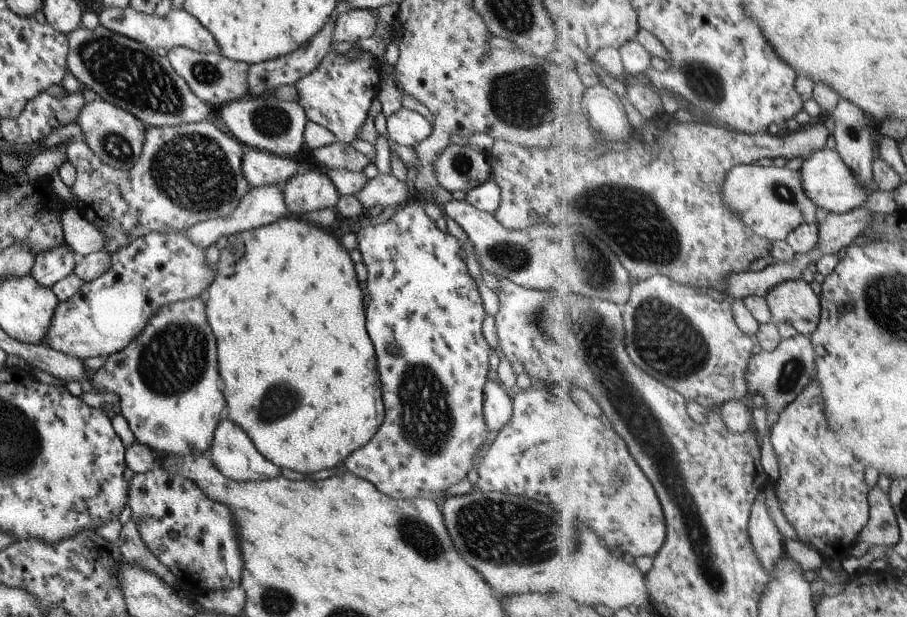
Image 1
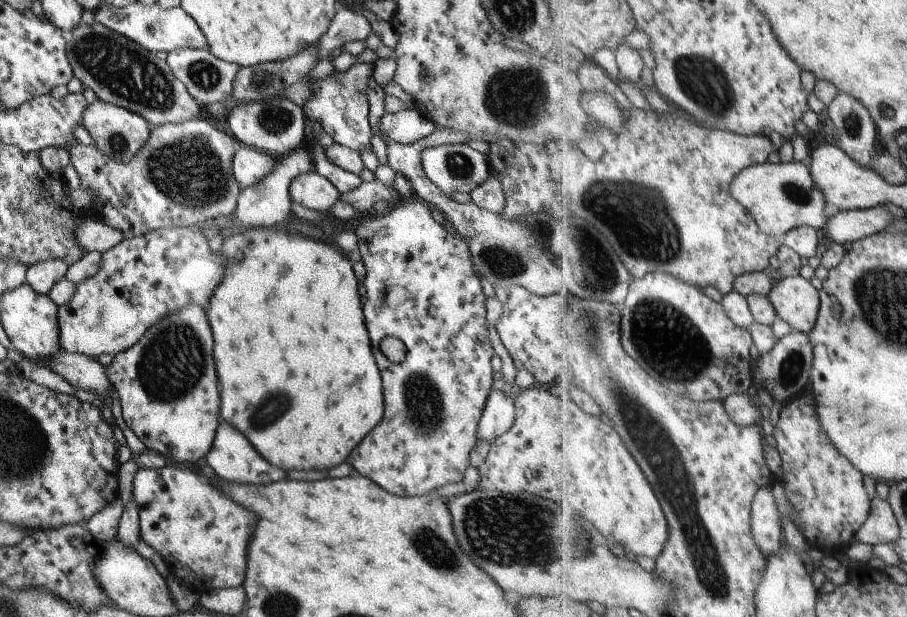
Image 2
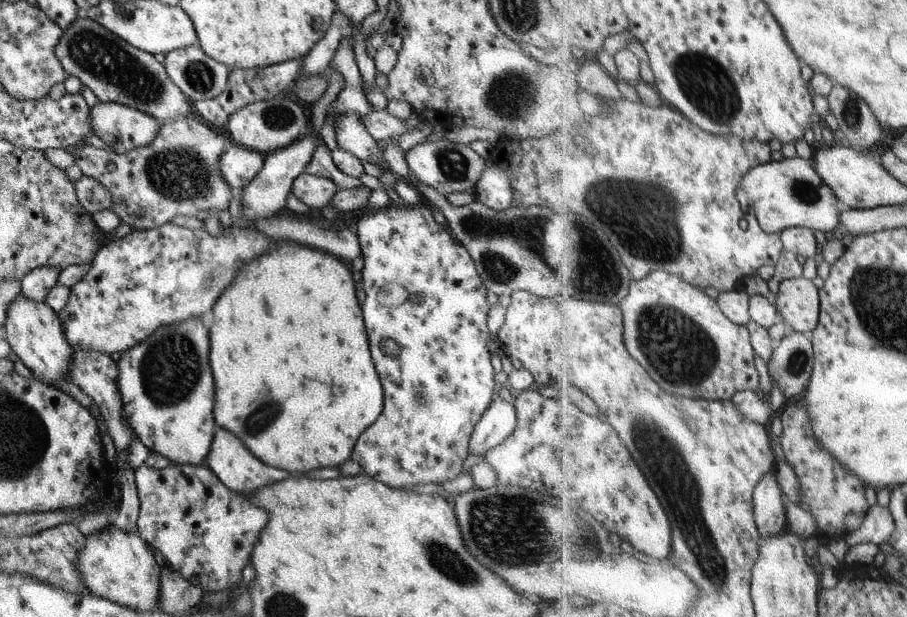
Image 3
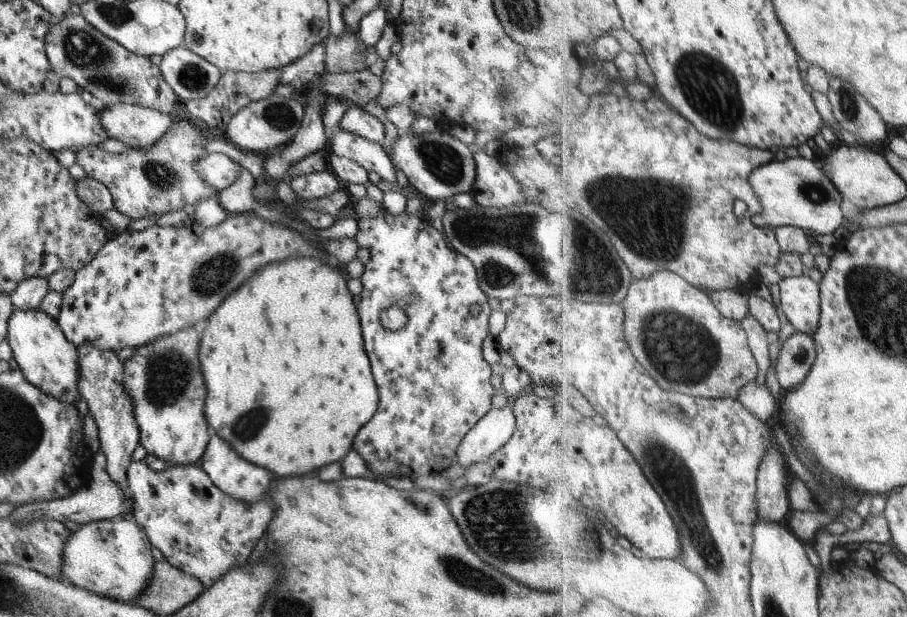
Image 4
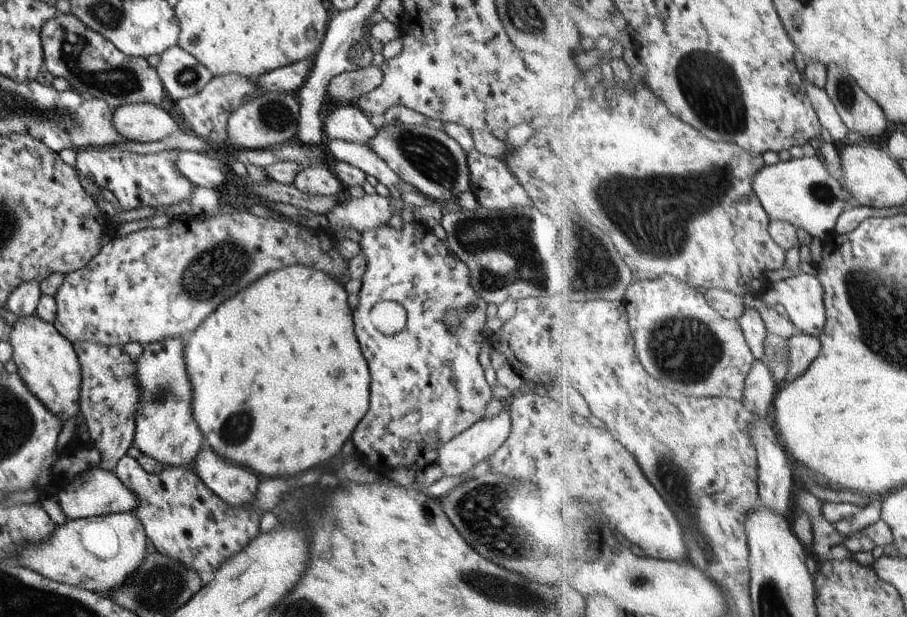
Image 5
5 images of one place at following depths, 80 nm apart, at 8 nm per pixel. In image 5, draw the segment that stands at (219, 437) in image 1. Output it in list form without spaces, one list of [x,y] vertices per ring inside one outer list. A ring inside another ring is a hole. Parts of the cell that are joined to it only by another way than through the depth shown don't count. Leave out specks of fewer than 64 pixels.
[[[203,445],[194,458],[195,474],[203,484],[228,505],[250,505],[257,490],[257,476],[243,465],[219,456]]]

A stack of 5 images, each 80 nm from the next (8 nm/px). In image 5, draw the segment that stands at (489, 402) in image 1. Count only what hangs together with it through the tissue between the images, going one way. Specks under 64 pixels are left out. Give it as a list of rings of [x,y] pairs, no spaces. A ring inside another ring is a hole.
[[[505,410],[487,418],[483,417],[457,436],[451,437],[451,440],[443,443],[438,448],[436,461],[432,464],[439,466],[445,473],[444,475],[465,474],[477,462],[486,460],[492,452],[495,452],[496,448],[499,448],[507,440],[510,428],[510,416]]]

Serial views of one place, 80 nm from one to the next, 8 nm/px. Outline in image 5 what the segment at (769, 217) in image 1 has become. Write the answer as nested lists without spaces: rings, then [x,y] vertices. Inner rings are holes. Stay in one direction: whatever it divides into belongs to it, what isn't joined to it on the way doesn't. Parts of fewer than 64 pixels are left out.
[[[820,156],[790,158],[785,162],[778,161],[776,165],[767,165],[756,174],[753,184],[772,222],[790,222],[821,239],[835,232],[849,193]]]

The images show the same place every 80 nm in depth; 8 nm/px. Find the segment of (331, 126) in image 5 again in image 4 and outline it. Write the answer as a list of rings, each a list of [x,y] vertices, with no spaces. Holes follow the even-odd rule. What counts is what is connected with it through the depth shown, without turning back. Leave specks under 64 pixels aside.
[[[351,106],[337,126],[376,143],[380,143],[383,138],[383,124],[357,106]]]

